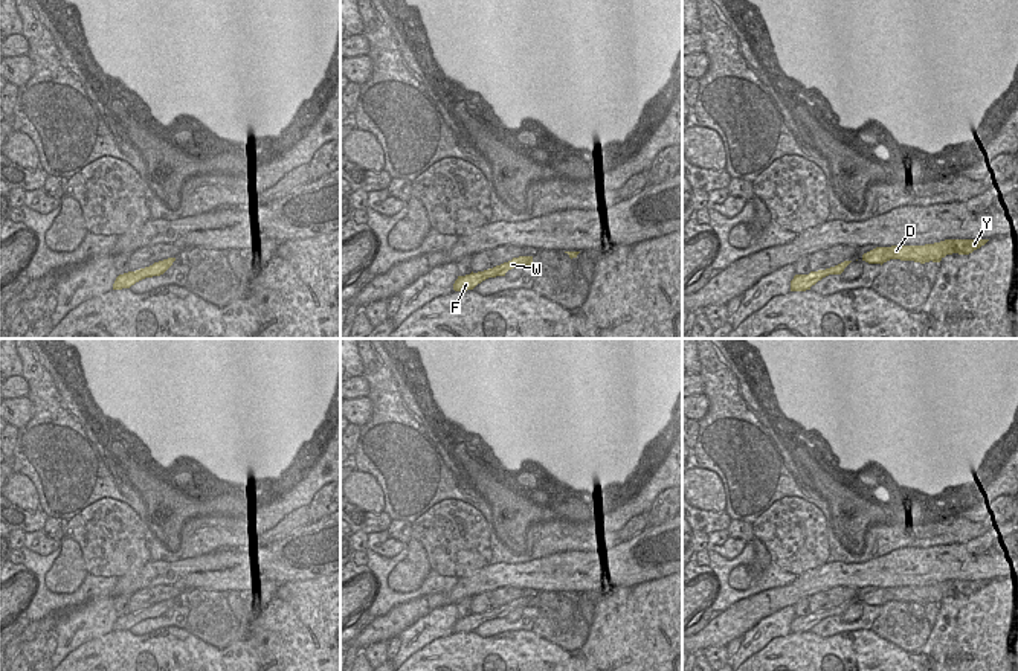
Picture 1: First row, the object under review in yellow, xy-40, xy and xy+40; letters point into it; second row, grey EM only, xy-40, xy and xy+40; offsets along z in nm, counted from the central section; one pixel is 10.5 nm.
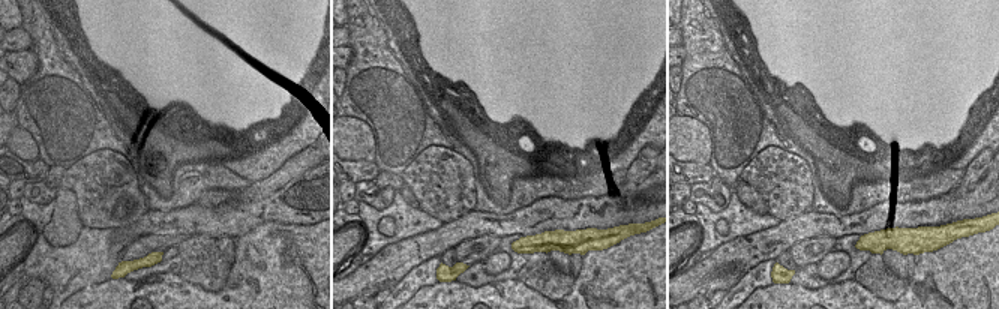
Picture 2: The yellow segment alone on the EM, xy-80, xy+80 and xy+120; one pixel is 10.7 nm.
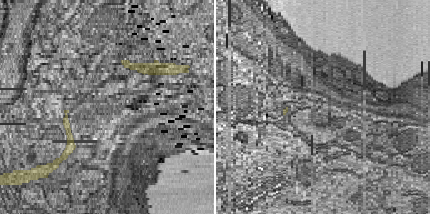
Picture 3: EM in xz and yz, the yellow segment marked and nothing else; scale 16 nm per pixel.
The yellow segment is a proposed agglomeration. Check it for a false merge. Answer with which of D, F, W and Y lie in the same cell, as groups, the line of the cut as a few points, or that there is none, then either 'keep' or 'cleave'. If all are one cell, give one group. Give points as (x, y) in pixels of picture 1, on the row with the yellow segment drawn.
groups D F W Y; cut none; keep

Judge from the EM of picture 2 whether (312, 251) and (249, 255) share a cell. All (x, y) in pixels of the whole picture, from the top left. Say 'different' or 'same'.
same

